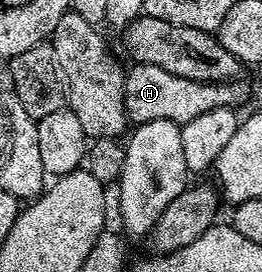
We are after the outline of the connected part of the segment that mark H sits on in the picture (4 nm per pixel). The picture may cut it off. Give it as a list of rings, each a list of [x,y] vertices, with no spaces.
[[[135,64],[126,71],[123,80],[123,95],[128,119],[132,123],[152,122],[153,120],[169,120],[184,123],[193,120],[193,116],[201,116],[201,112],[209,112],[222,106],[234,107],[235,90],[233,85],[224,82],[198,82],[187,80],[185,76],[173,76],[173,72],[165,72],[165,68],[157,68],[153,64]]]

